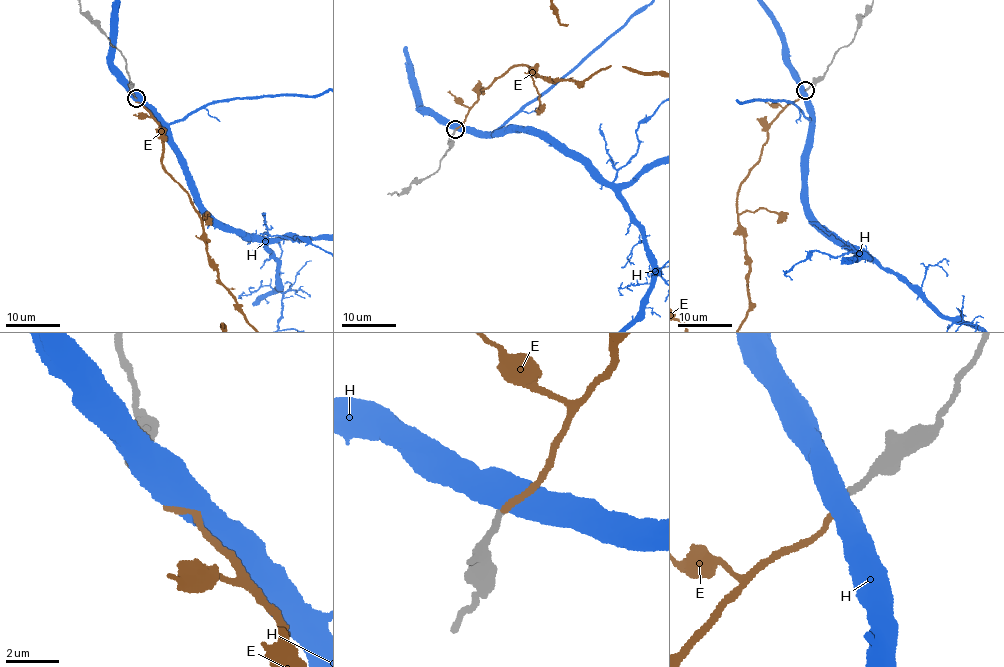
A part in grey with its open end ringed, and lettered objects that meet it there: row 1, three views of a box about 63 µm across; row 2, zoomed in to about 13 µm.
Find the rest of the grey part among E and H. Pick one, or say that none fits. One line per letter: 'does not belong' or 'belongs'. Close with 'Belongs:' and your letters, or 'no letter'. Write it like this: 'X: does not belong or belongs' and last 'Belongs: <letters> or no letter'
E: belongs
H: does not belong
Belongs: E

